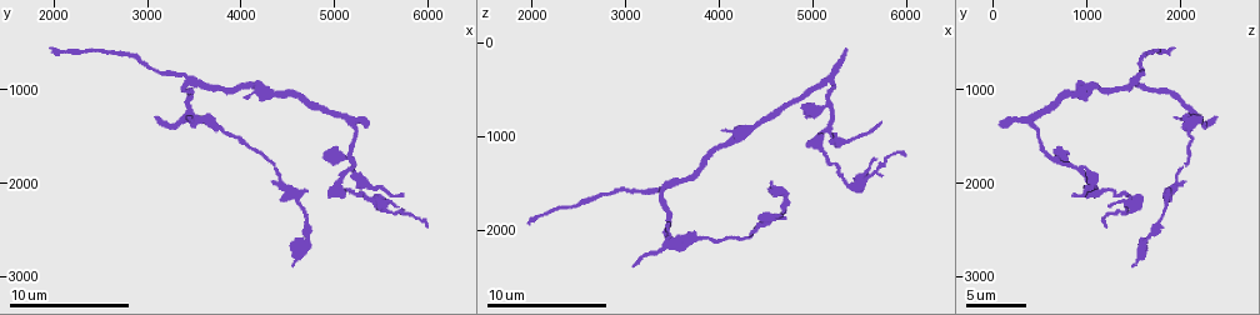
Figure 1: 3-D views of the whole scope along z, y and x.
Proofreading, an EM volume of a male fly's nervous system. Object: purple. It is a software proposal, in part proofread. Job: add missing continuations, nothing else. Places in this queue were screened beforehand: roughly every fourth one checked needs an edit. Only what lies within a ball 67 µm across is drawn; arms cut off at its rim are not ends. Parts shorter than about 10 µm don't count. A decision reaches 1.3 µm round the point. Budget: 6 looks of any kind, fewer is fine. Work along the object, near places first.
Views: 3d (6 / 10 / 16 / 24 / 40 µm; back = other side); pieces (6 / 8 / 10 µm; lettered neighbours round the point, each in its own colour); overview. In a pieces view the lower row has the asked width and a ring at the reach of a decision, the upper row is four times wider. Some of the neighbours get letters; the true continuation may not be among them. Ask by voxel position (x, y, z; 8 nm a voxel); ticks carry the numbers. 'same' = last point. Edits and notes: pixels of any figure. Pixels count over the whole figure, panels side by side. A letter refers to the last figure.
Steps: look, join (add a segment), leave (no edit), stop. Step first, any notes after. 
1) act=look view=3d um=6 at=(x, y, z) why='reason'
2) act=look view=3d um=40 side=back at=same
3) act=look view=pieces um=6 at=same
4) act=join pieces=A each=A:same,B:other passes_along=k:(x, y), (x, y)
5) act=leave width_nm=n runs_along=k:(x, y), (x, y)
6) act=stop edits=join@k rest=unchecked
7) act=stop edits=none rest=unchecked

act=look view=3d um=10 at=(5950, 2450, 1200) why='free end'

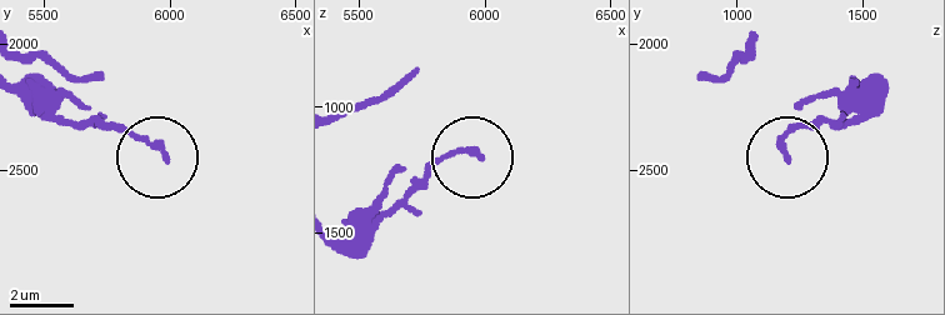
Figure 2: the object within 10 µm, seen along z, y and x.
act=look view=pieces um=8 at=(6000, 2450, 1200)

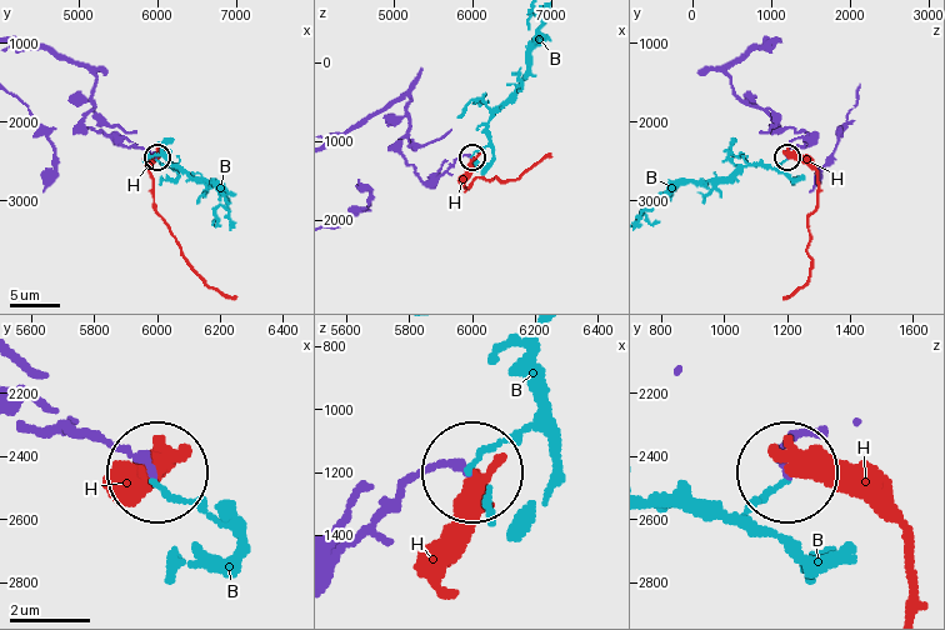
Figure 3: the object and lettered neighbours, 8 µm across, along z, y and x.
act=leave each=B:other,H:other runs_along=3:(340, 541), (421, 474), (468, 468) found='none of them fits'

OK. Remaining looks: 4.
act=look view=pieces um=8 at=(3100, 1300, 2350) why='branch stops here'

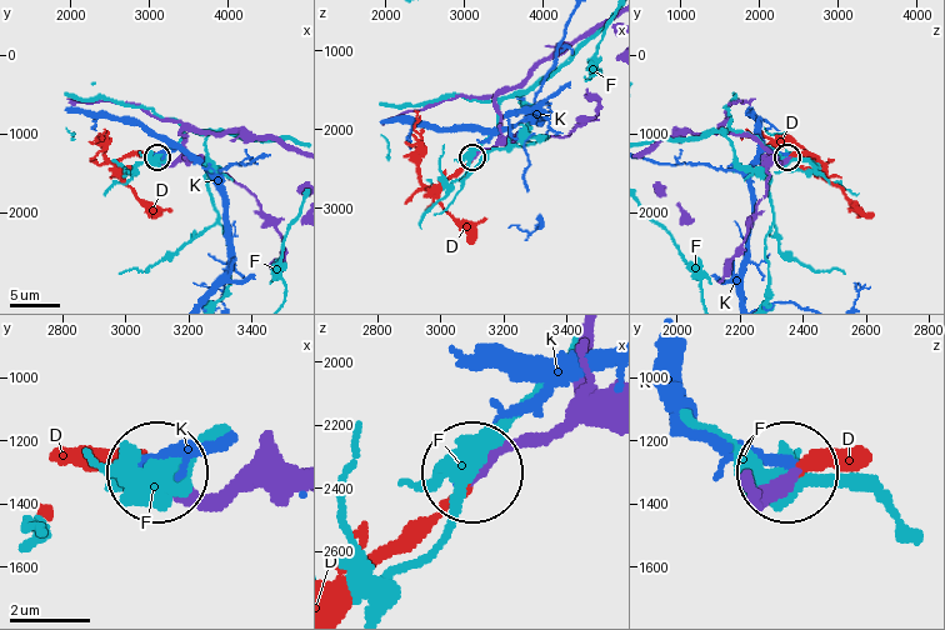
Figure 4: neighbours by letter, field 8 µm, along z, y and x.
act=join pieces=D width_nm=250 each=D:same,F:other,K:other found='it goes on there'

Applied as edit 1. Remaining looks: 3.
act=look view=overview why='redraw'

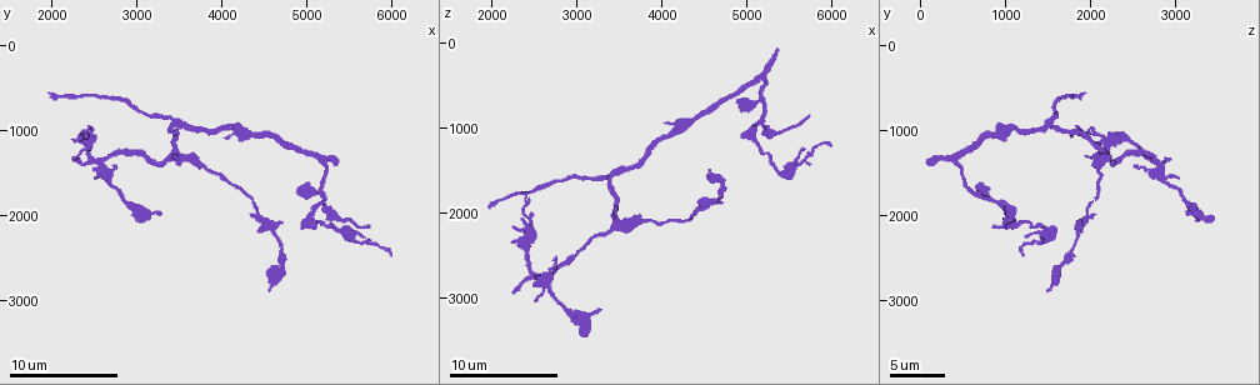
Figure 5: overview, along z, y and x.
act=look view=pieces um=10 at=(5350, 1400, 100) why='branch stops here'

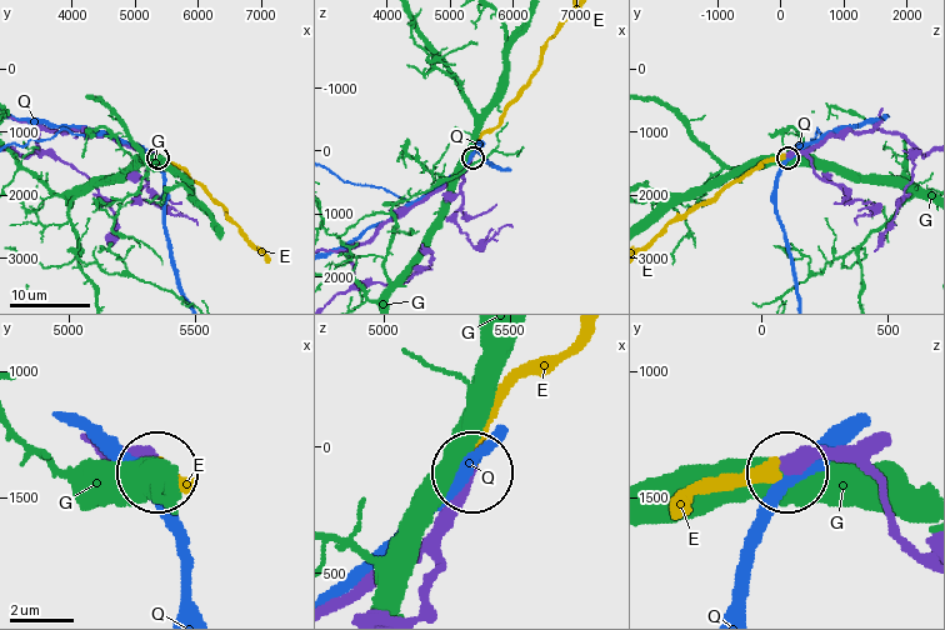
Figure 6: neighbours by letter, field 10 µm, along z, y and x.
act=join pieces=E each=E:same,G:other,Q:other found='it goes on there'

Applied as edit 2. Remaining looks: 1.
act=stop edits=join@4,join@6 rest=unchecked

